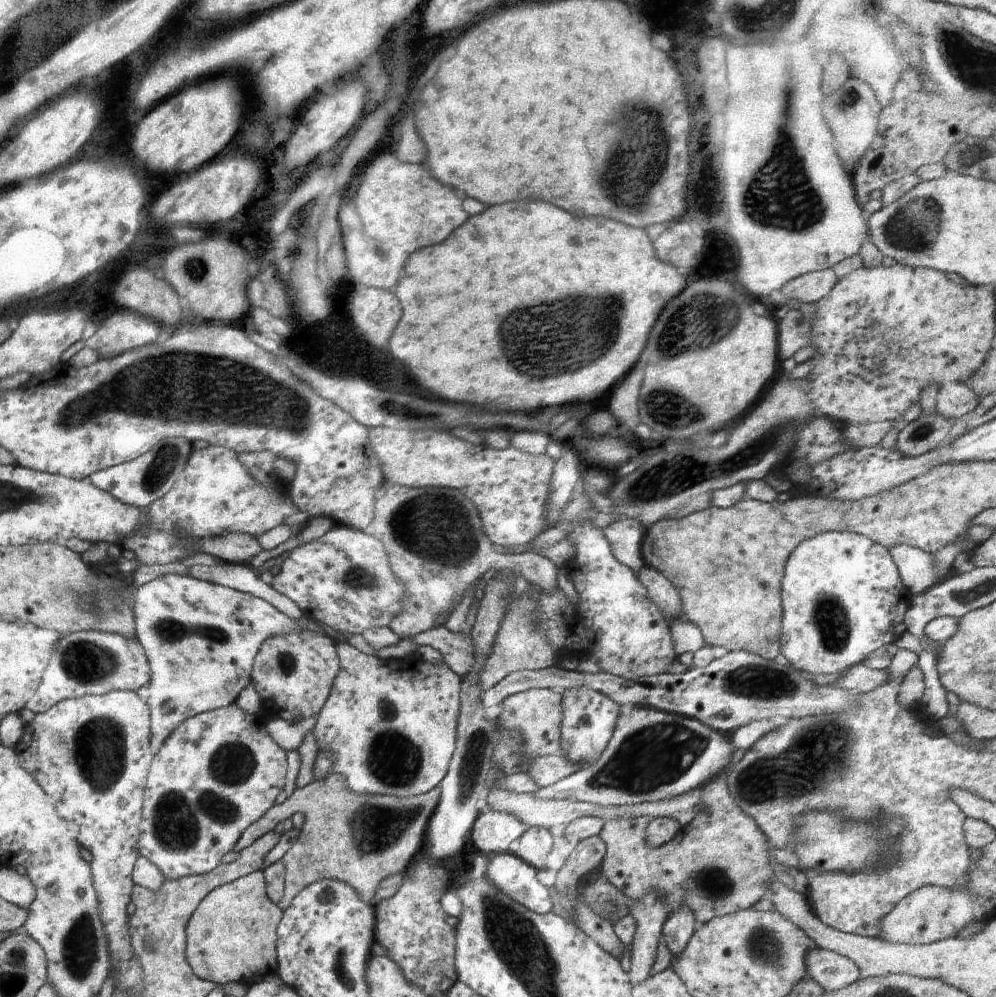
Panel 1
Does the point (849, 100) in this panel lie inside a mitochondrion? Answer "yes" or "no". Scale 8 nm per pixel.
yes

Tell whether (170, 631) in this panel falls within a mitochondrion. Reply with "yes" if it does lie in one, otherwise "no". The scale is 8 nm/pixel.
yes

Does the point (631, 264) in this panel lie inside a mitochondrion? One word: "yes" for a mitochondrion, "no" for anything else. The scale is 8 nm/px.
no

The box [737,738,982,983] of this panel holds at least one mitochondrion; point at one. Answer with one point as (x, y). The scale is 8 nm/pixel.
(764, 946)

